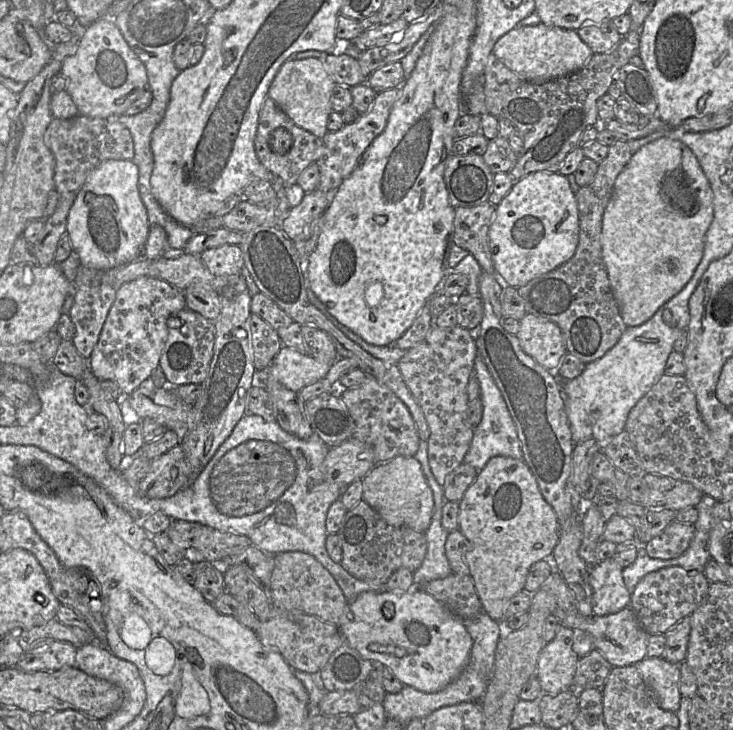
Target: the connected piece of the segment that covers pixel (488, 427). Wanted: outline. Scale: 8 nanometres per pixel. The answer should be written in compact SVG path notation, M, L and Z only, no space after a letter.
M477 354L474 361L474 376L480 385L483 415L480 423L474 429L474 436L463 463L469 464L478 471L481 471L488 461L495 456L507 456L523 460L521 443L506 401L480 354Z

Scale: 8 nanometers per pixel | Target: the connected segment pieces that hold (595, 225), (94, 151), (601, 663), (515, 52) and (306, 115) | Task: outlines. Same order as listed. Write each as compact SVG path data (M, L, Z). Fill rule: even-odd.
M616 139L606 158L598 163L594 180L575 193L579 211L579 242L574 256L558 268L543 274L518 289L527 313L556 323L562 331L568 353L585 364L604 356L626 329L612 293L602 255L602 219L616 178L632 156L627 141Z
M77 115L69 119L54 118L45 132L45 143L55 159L54 184L59 198L54 213L44 220L44 228L34 244L34 252L40 266L55 263L57 244L67 232L69 210L93 169L107 160L132 160L134 144L130 131L118 116L107 118Z
M594 649L589 654L580 657L574 676L574 689L597 688L602 690L612 669L613 666L601 652Z
M542 23L512 29L498 39L492 53L518 76L534 83L544 83L574 73L583 68L593 55L577 30Z
M318 58L287 60L275 75L268 96L299 127L322 139L328 132L331 94L336 83L323 61Z

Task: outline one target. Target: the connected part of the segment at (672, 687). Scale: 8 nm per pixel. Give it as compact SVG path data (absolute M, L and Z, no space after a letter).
M646 657L634 664L659 706L676 713L680 708L680 667L663 658Z

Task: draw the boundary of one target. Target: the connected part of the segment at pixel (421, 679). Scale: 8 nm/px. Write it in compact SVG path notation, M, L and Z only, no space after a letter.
M417 588L407 592L361 593L348 603L339 630L343 641L363 659L382 663L404 686L426 693L440 691L460 675L473 644L464 621Z

